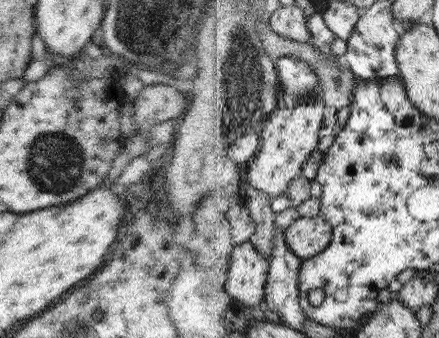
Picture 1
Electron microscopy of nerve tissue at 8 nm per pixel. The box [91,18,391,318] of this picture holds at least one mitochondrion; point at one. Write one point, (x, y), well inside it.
(242, 67)

